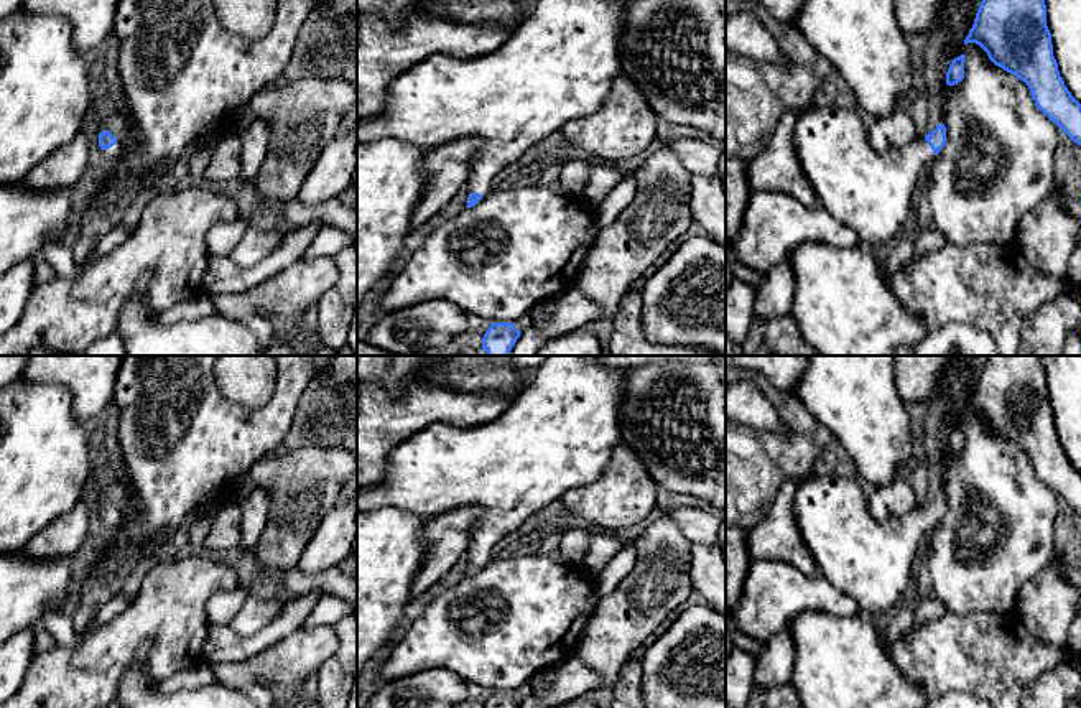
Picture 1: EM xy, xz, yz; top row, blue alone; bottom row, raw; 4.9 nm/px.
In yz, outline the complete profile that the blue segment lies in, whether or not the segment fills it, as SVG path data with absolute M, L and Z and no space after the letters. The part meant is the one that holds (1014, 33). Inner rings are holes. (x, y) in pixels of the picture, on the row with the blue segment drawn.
M982 0L964 44L976 43L989 59L1023 81L1037 107L1074 143L1081 145L1081 104L1071 95L1053 56L1045 0Z

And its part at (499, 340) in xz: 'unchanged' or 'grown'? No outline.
unchanged

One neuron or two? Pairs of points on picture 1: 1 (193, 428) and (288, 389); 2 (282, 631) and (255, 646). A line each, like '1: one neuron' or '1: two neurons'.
1: one neuron
2: one neuron

